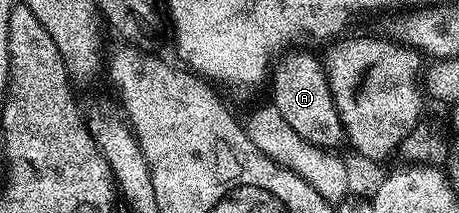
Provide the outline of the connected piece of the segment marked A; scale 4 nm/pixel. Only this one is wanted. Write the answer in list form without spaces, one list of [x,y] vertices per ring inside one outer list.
[[[295,51],[287,55],[270,72],[271,95],[273,105],[289,121],[293,133],[297,137],[305,137],[318,147],[328,149],[338,148],[338,143],[344,142],[343,126],[339,120],[339,114],[335,108],[335,102],[331,100],[331,90],[327,84],[327,73],[322,62],[319,63],[307,51]]]

